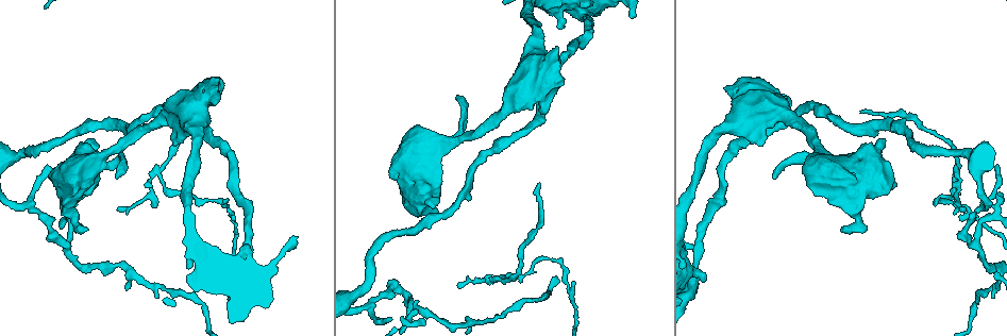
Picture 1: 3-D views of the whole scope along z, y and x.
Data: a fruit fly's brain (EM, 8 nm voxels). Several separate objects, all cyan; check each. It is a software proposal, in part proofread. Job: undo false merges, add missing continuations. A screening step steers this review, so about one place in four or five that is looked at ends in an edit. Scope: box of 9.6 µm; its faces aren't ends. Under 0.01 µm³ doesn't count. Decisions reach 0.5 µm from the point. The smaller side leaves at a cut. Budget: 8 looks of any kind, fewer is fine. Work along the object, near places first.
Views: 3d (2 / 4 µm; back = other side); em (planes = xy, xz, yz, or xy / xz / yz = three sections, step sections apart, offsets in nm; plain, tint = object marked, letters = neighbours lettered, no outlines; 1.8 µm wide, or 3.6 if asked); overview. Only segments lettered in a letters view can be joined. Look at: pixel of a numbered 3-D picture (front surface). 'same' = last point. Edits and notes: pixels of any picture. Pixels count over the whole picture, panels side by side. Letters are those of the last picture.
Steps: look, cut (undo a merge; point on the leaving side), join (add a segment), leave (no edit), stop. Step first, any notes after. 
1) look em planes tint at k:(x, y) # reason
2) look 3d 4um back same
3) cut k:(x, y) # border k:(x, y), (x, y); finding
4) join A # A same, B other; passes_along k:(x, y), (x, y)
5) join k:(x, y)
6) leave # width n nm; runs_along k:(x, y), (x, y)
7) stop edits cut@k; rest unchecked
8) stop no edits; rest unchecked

look 3d 4um at 1:(531, 70) # sharp bend

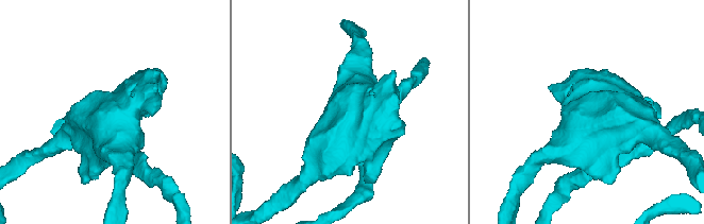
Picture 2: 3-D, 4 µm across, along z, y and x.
look em 3.6um planes plain at 2:(588, 125)

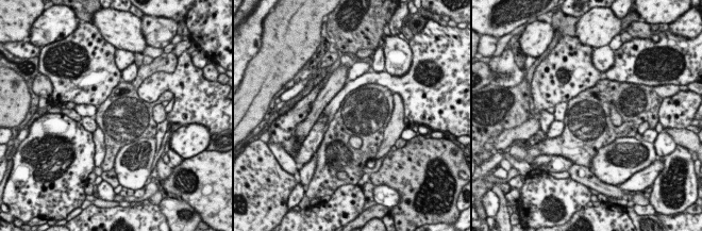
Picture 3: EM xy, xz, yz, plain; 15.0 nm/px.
look em 3.6um planes letters same

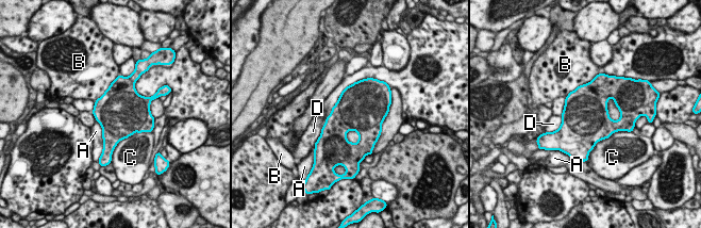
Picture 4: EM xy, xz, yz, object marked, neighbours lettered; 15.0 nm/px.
leave # A other, B other, C other, D other; border 4:(561, 116), (561, 126), (556, 130); one neuron here

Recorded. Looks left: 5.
look 3d 4um at 1:(444, 143)

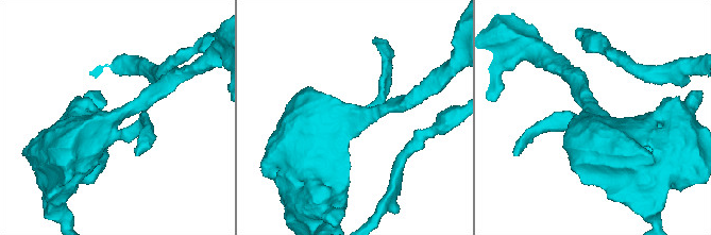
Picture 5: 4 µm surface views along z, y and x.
look em planes letters at 5:(349, 119)

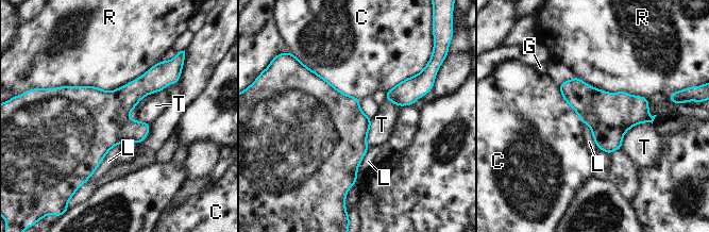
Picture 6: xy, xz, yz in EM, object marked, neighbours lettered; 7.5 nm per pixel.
leave # width 360 nm; C other, G other, L other, R other, T other; border 6:(121, 143), (107, 152), (86, 181); one neuron here

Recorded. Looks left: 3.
look em yz step 16 tint at 1:(368, 310) # sharp bend

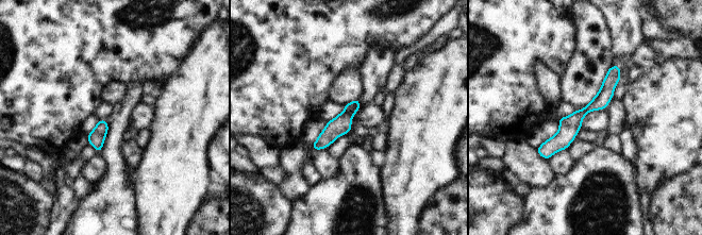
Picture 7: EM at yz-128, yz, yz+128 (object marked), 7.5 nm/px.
look em planes letters same

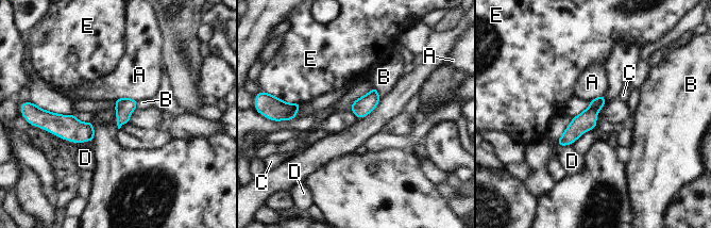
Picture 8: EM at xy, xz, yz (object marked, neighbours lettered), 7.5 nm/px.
leave # A other, B other, C other, D other, E other; runs_along 8:(602, 99), (590, 114), (560, 142); continuous, no second neuron

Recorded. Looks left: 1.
stop no edits; rest unchecked

